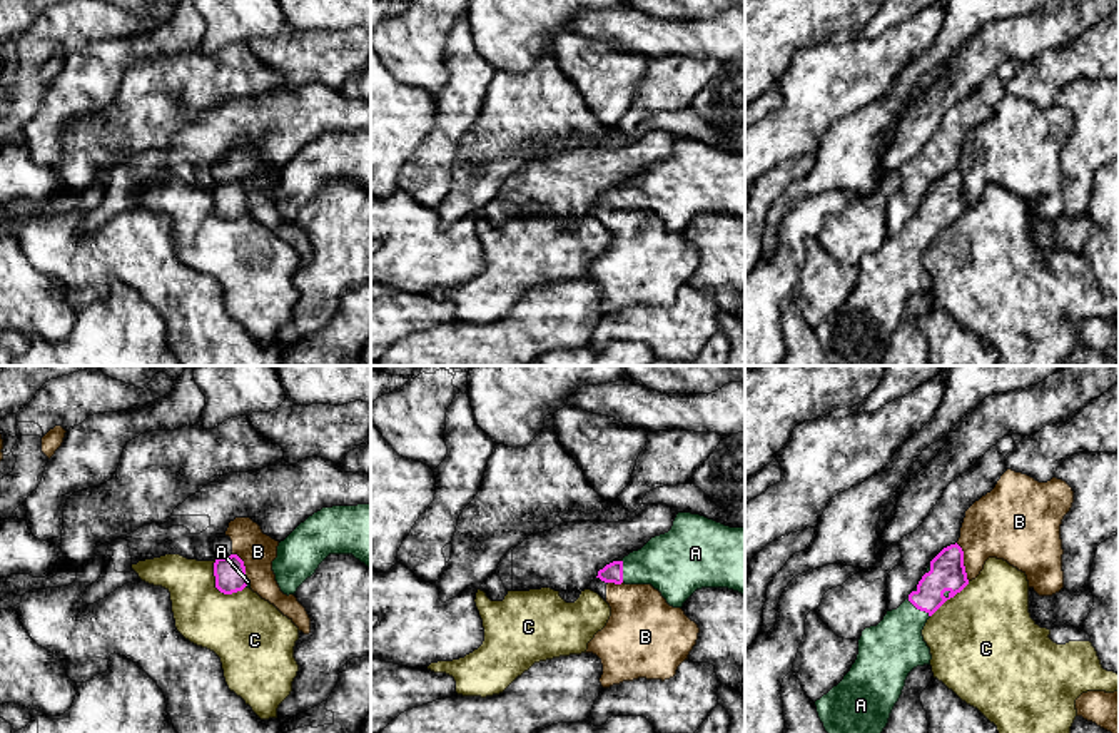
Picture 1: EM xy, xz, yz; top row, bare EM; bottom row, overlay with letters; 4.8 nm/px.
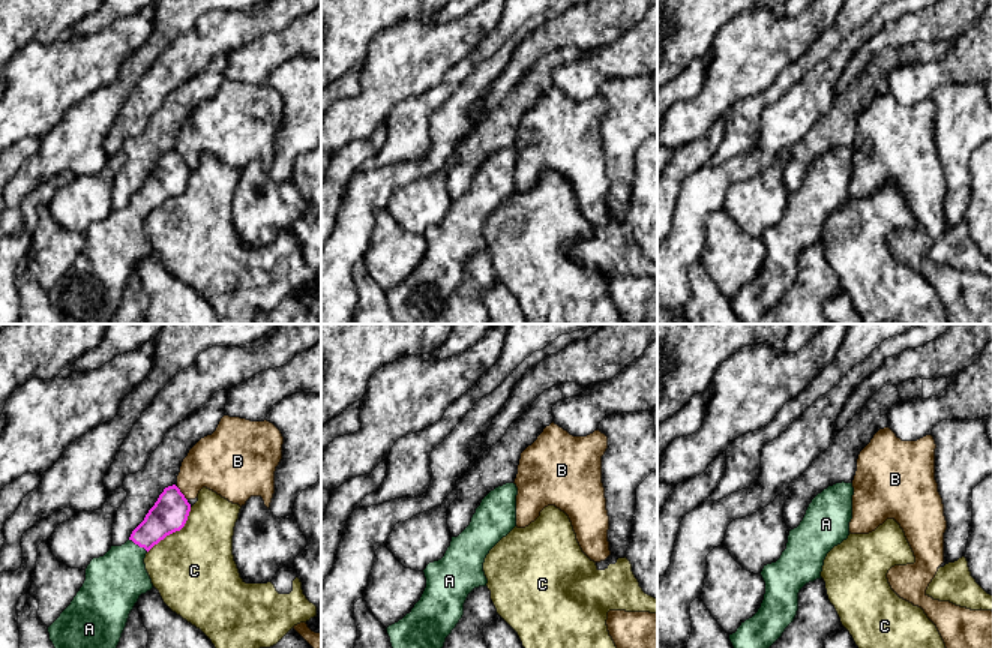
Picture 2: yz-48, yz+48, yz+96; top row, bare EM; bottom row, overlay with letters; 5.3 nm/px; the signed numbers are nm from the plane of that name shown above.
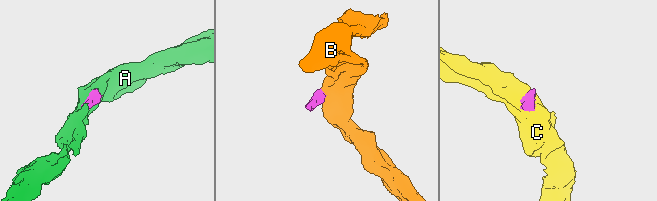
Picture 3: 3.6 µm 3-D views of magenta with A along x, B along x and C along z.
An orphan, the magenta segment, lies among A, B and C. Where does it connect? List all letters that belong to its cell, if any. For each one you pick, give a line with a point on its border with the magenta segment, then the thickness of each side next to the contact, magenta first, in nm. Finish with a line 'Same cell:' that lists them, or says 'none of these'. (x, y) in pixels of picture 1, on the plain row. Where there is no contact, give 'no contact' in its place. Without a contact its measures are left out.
Same cell: none of these

